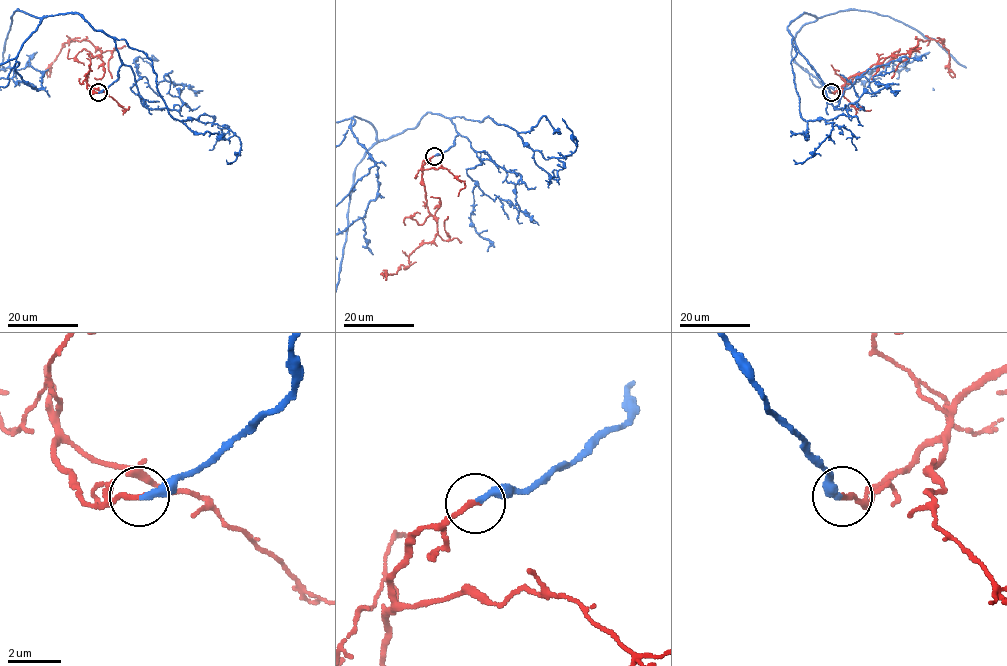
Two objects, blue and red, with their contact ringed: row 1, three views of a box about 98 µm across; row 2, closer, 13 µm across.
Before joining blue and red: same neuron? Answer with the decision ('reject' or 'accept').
accept

